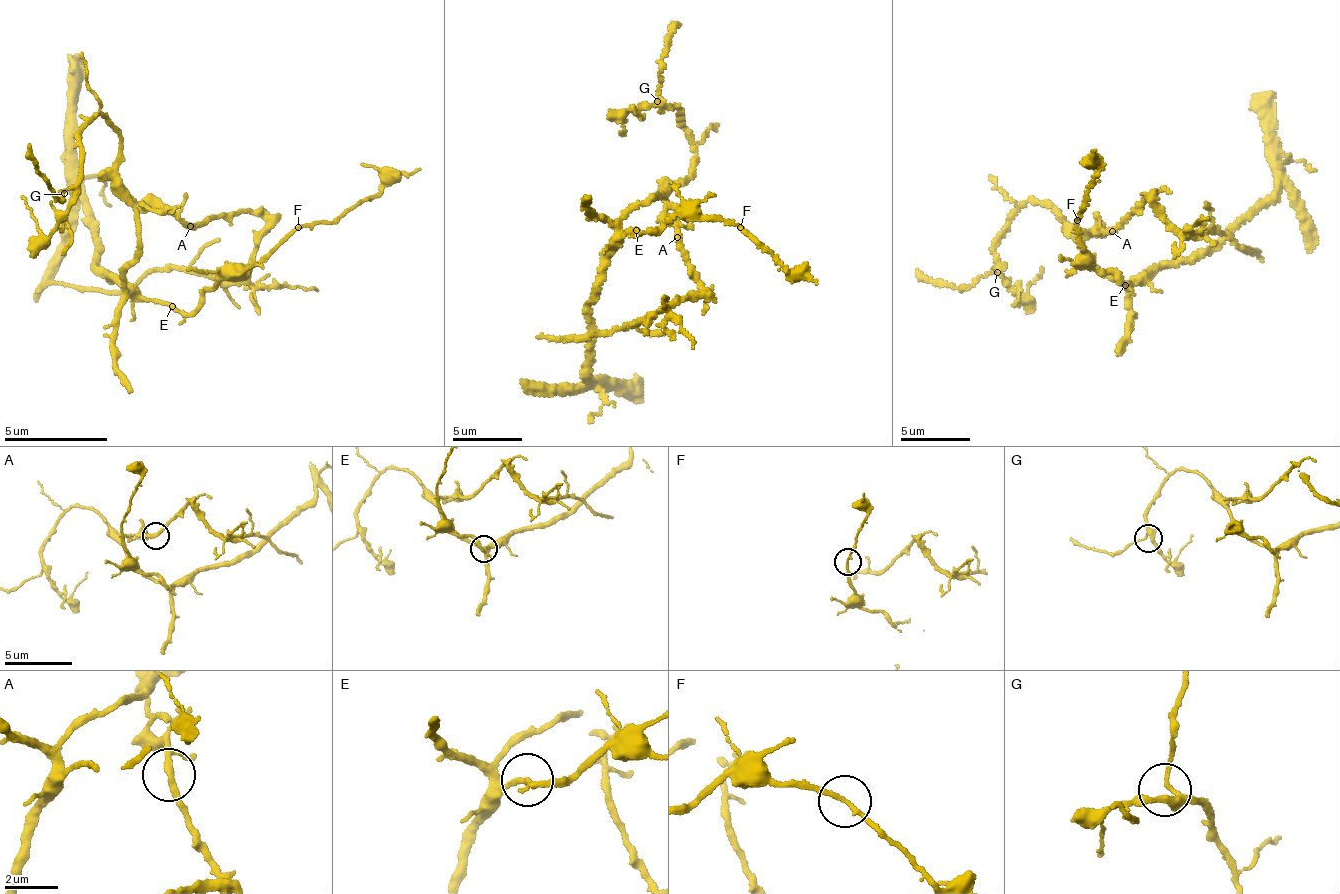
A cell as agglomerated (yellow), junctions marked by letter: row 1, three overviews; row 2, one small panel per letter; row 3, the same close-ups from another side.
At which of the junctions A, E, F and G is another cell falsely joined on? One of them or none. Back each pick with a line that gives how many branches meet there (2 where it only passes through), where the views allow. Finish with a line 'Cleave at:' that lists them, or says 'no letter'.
A: Branches: 2
Cleave at: A

